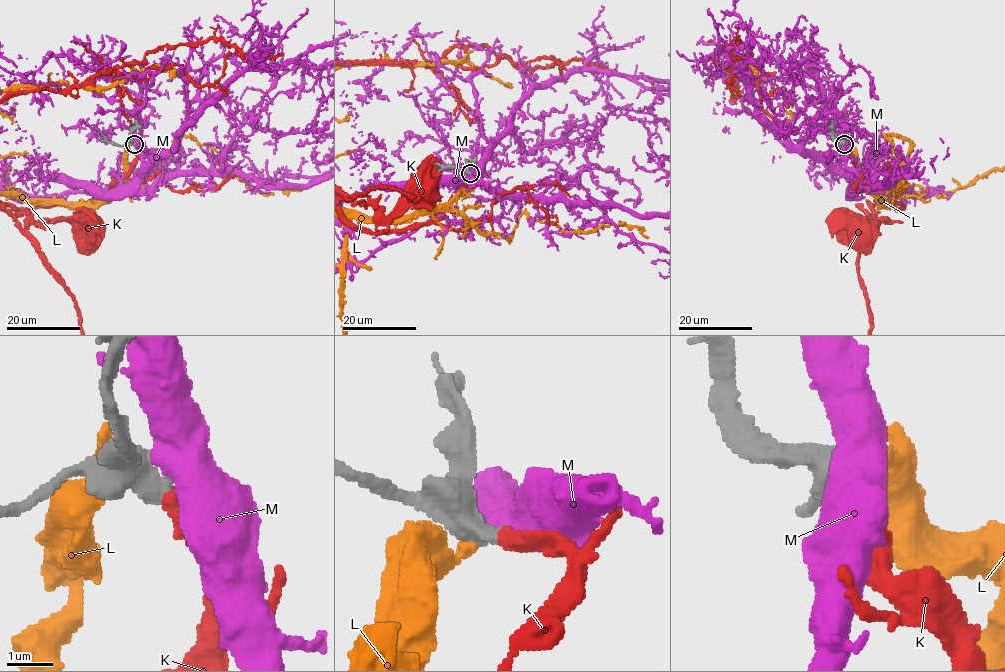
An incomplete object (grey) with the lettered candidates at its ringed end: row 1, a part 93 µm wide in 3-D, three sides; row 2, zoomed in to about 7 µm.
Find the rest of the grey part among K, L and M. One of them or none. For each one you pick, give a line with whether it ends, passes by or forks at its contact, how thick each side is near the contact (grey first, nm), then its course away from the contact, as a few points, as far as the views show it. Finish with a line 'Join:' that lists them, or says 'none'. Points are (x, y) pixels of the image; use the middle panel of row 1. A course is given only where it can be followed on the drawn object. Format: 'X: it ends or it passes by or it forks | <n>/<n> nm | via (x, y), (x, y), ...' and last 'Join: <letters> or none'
K: it ends | 480/320 nm
Join: K

